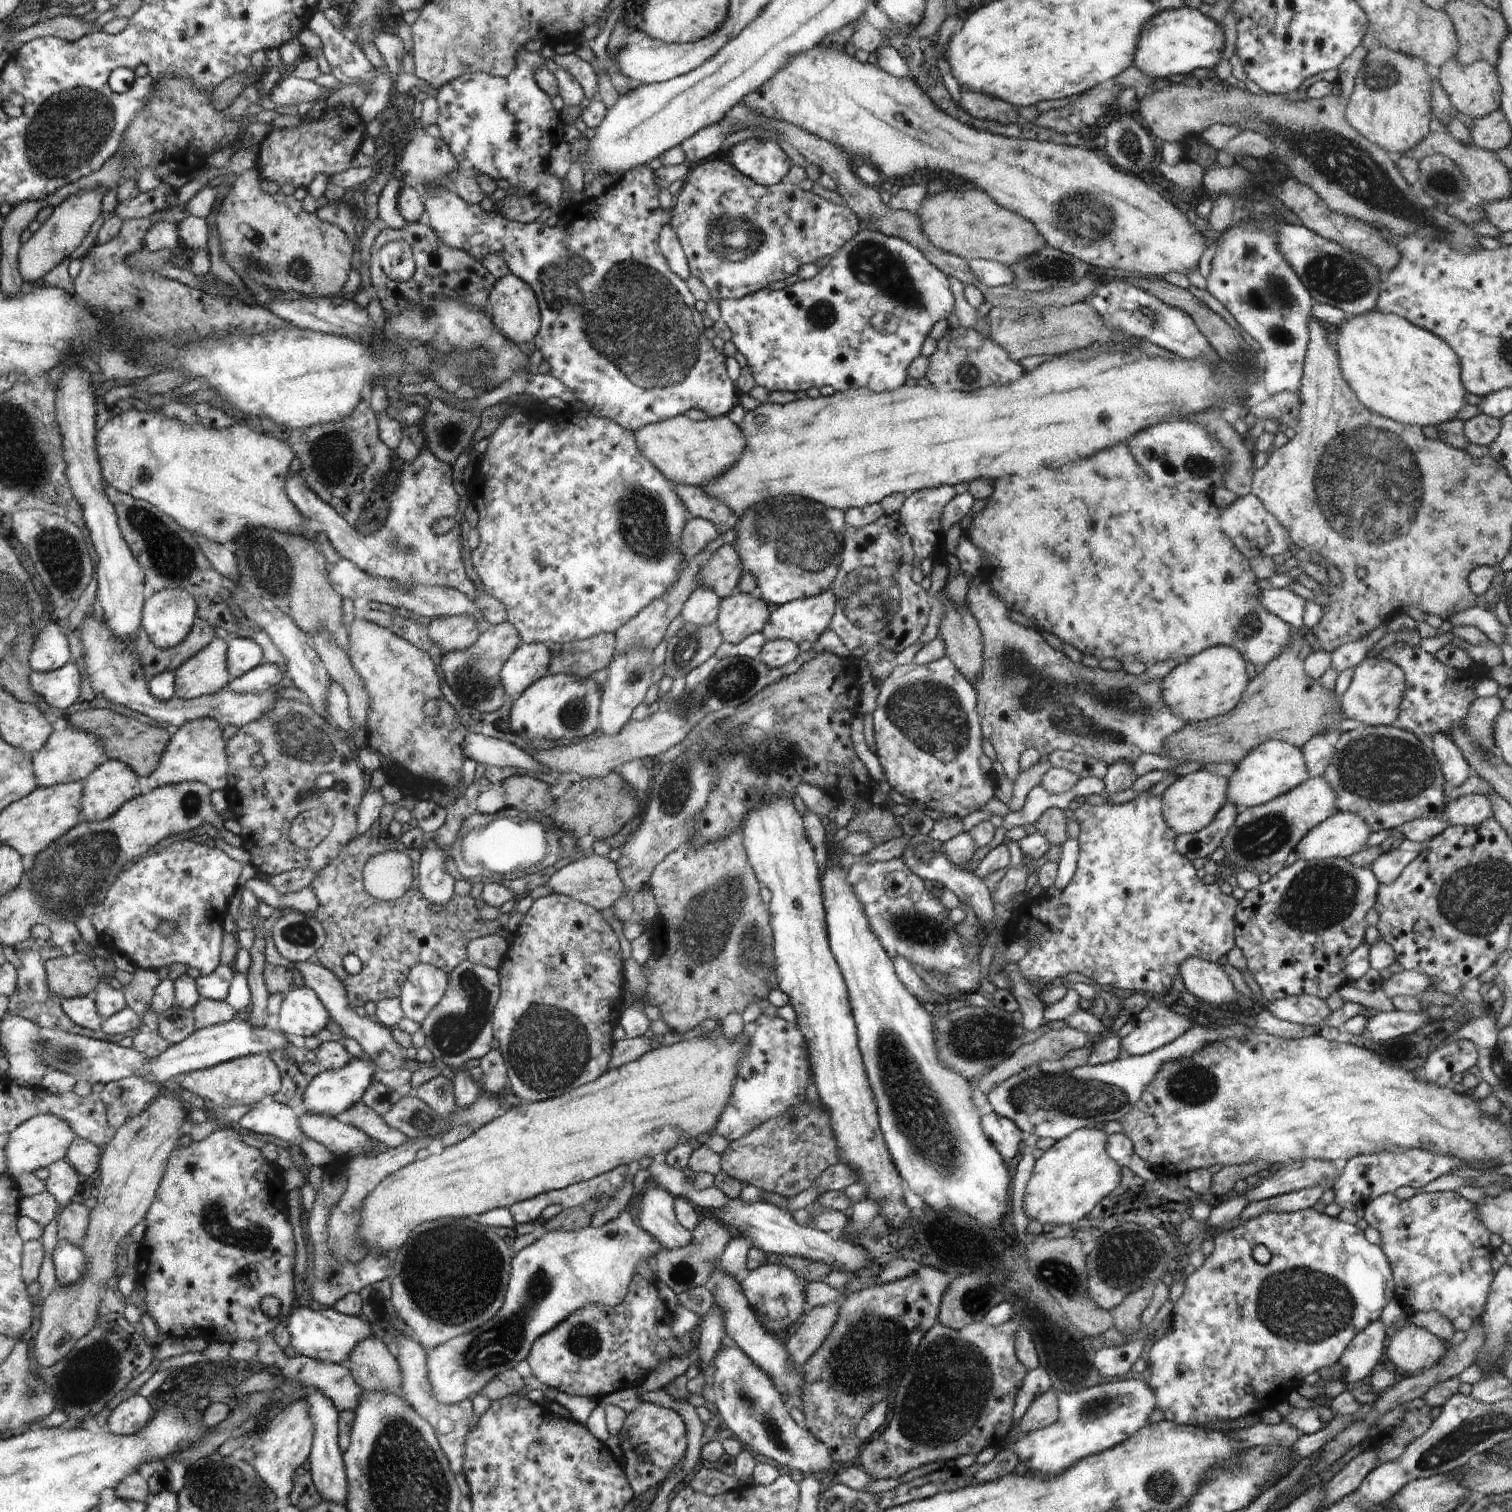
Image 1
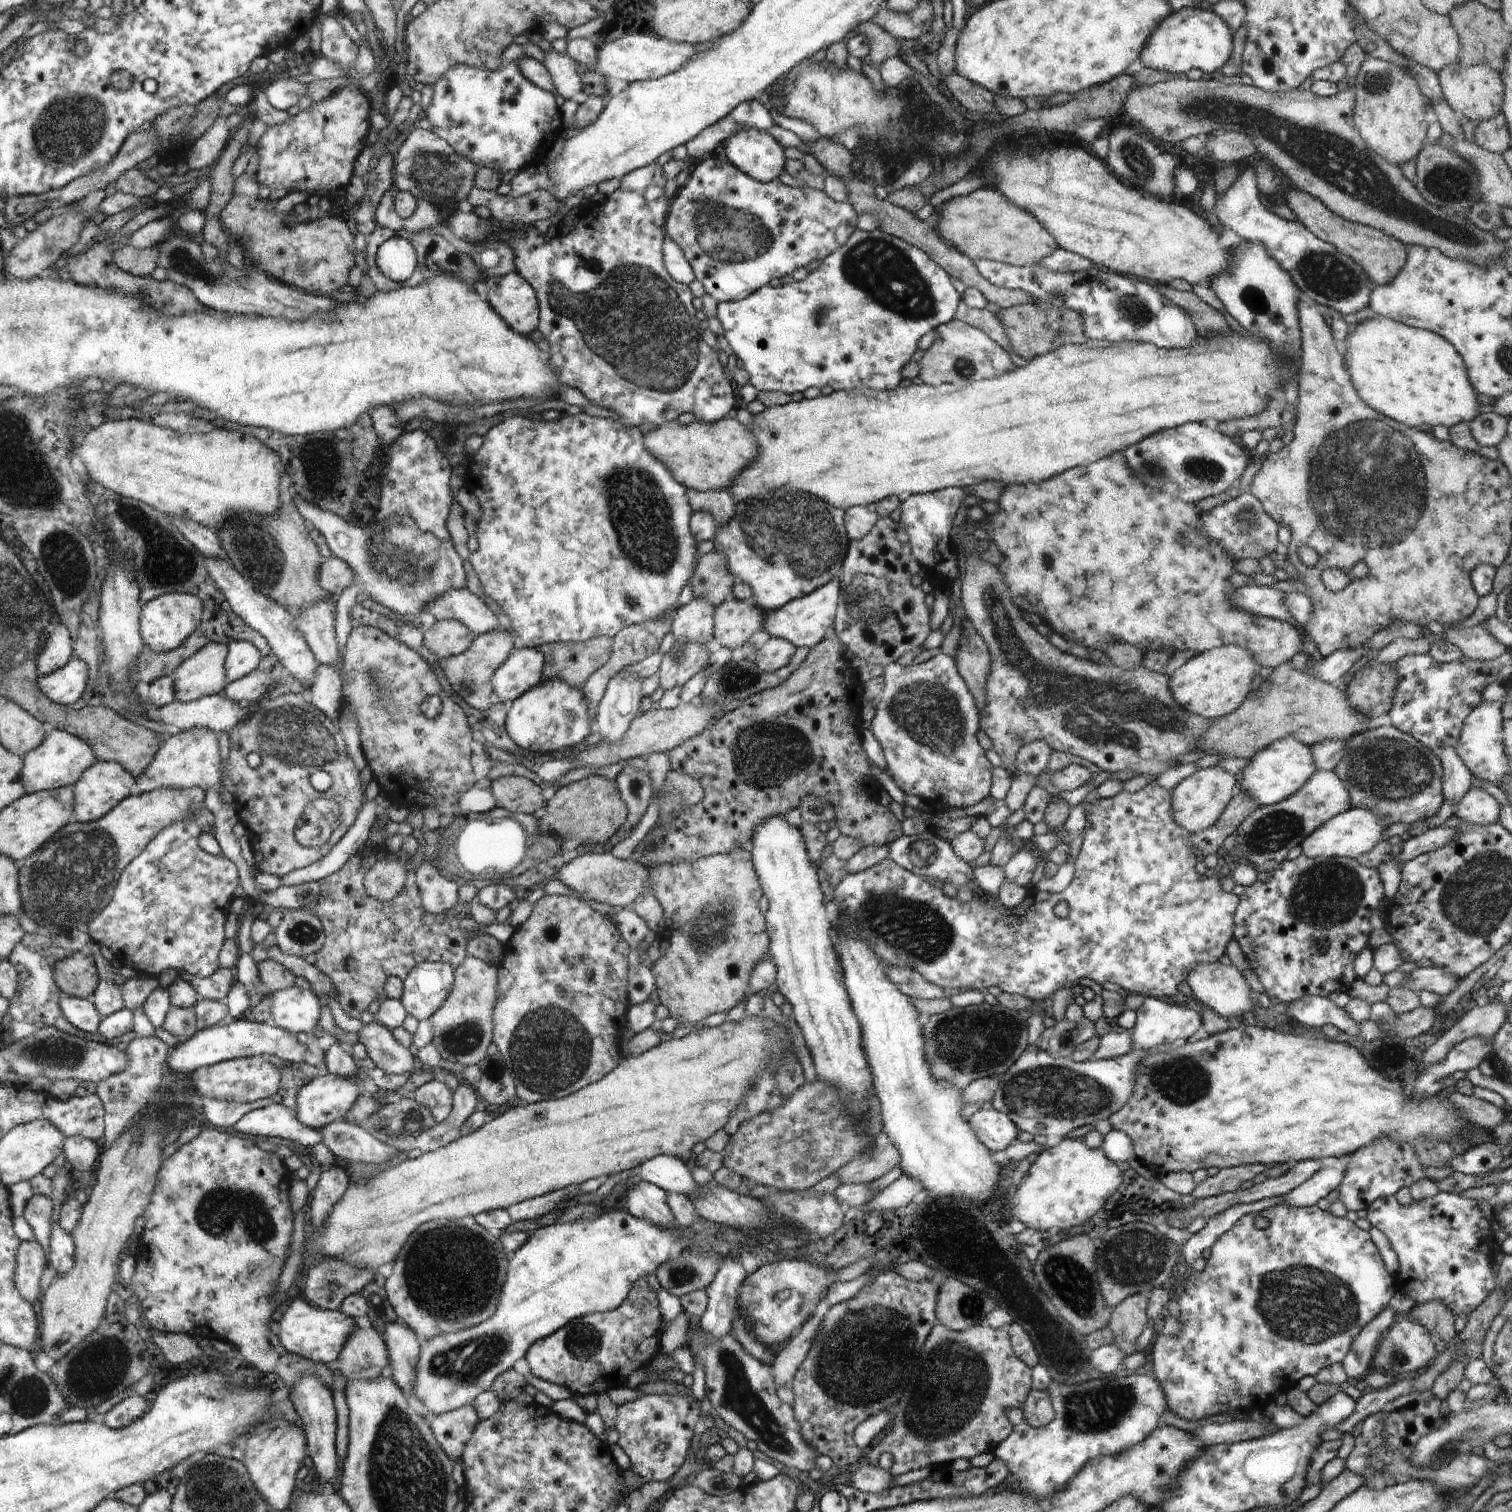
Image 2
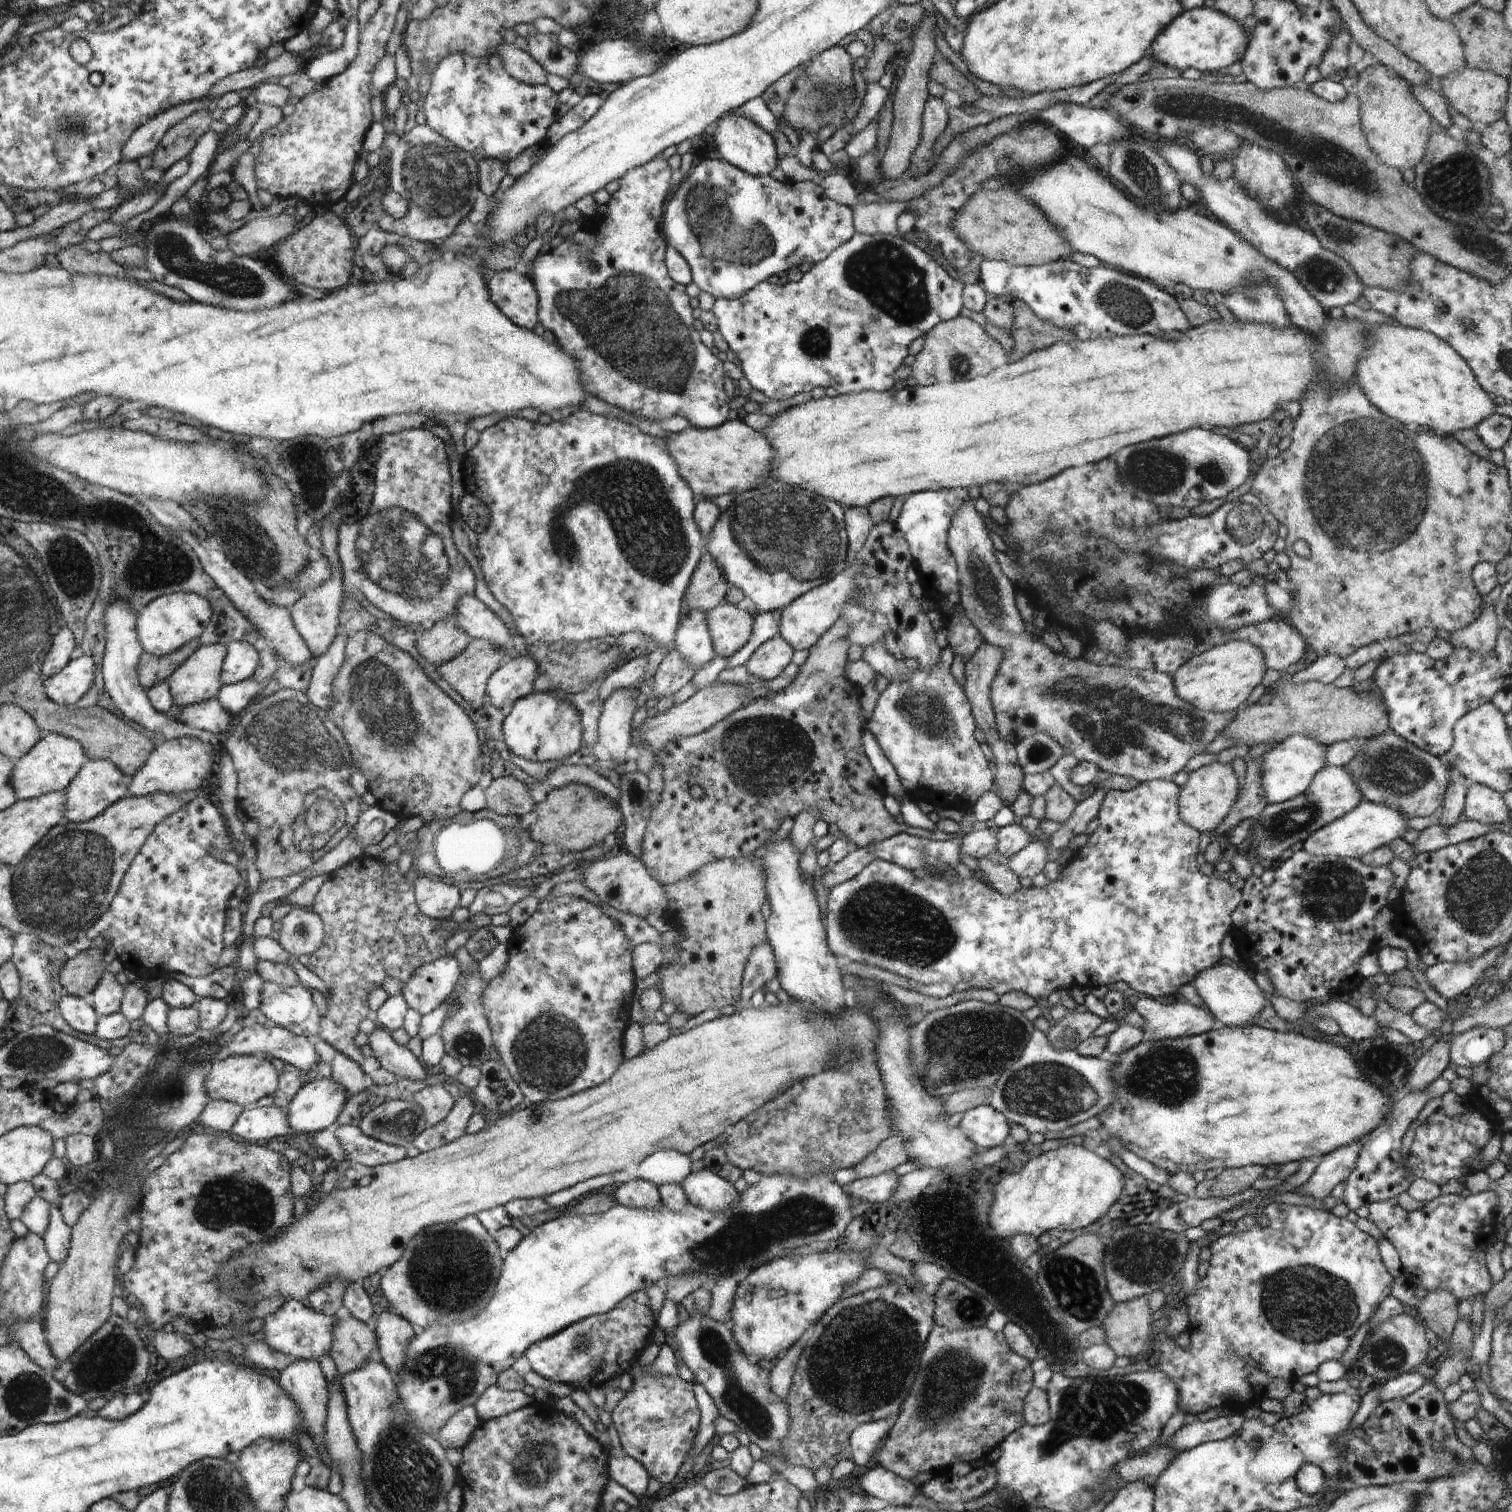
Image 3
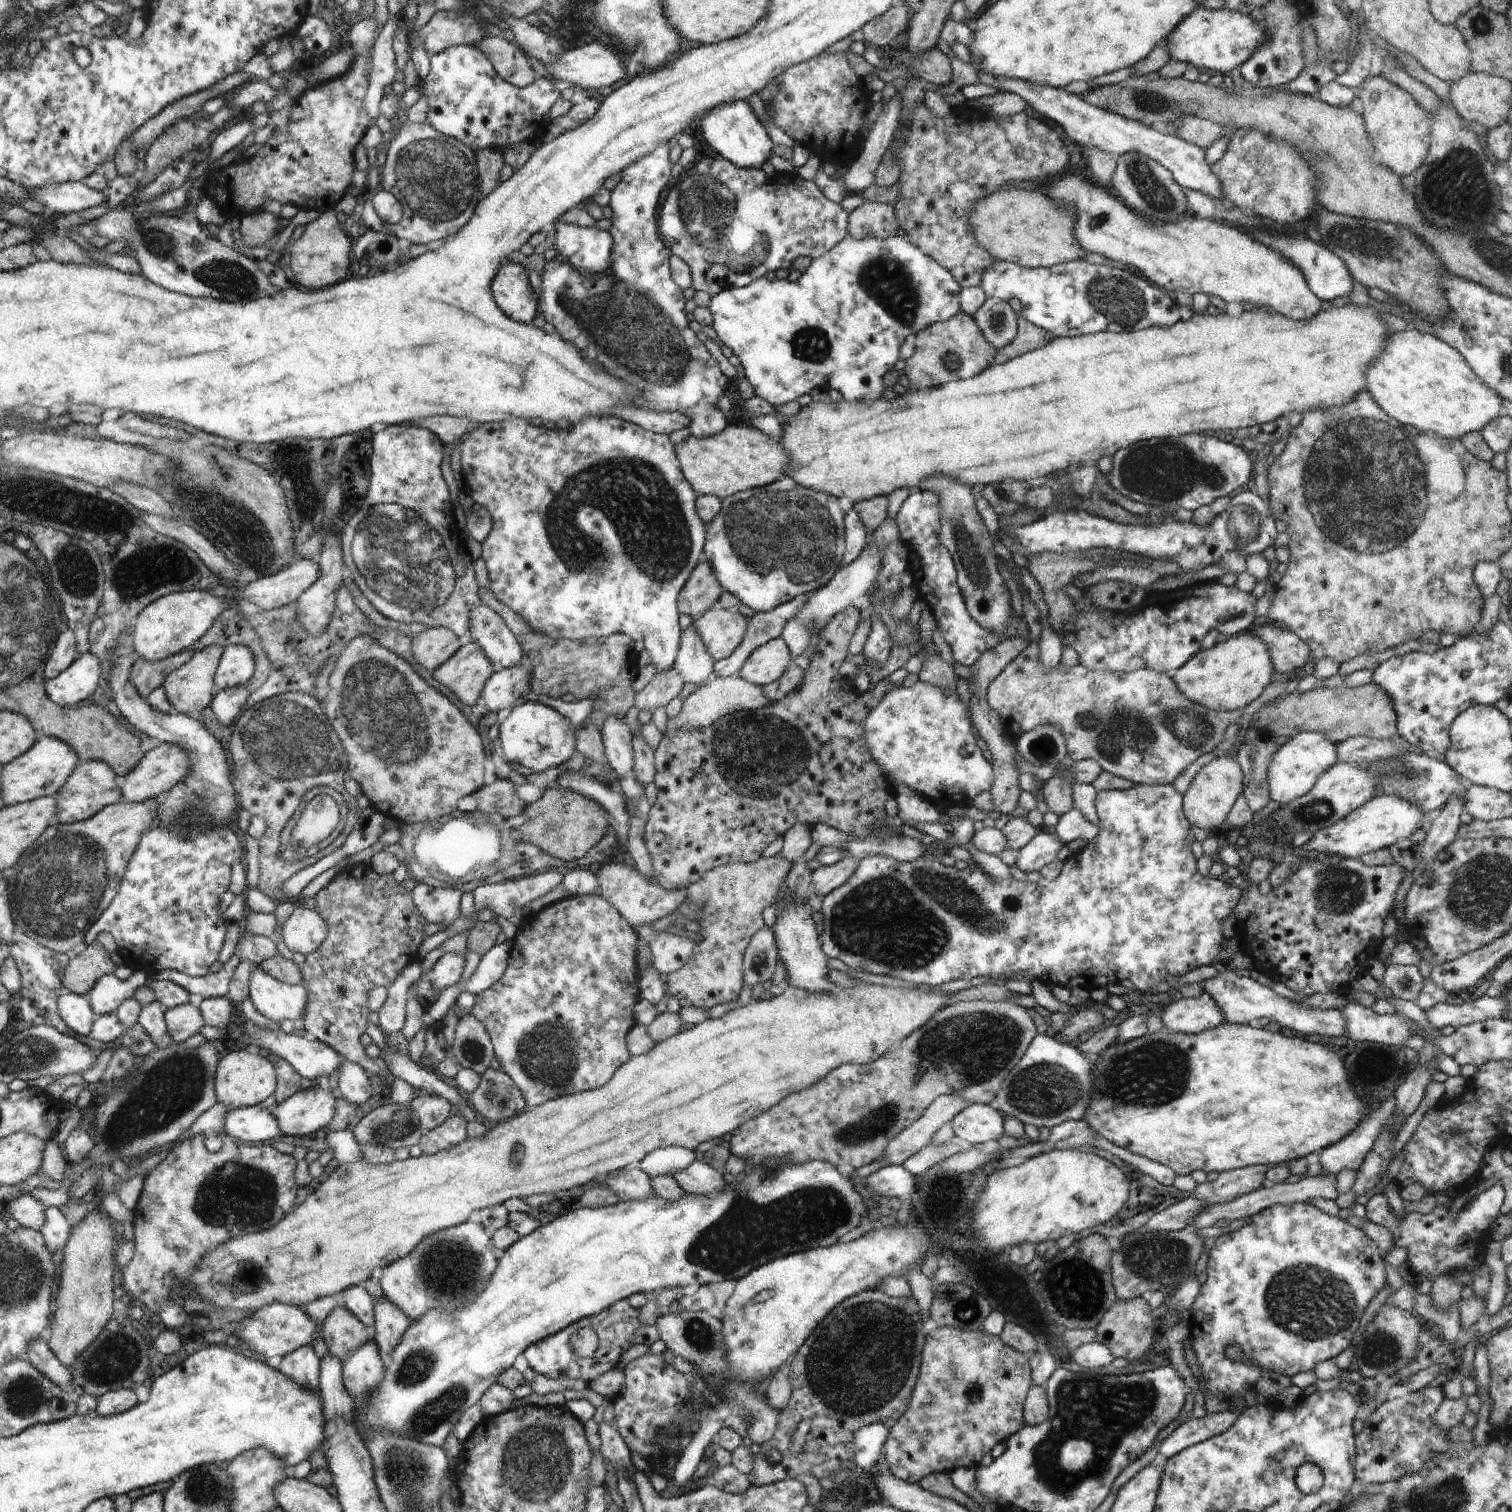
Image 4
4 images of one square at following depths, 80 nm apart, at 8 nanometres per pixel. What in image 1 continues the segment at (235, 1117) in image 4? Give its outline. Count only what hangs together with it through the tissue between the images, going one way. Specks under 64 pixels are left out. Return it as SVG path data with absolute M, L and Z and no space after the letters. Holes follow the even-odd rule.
M276 1100L257 1103L239 1120L236 1128L241 1127L292 1143L298 1138L307 1138L300 1128L298 1113Z

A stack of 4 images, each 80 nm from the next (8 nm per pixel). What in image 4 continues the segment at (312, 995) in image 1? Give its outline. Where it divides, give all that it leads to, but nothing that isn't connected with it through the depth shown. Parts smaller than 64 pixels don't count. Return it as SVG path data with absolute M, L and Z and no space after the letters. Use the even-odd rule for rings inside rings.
M255 966L249 980L249 997L255 1009L276 1025L282 1020L302 1019L307 1012L309 992L303 985L287 985Z

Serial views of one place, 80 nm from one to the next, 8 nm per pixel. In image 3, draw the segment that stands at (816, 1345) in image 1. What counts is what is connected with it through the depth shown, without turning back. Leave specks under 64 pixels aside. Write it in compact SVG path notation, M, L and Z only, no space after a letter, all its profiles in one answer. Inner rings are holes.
M803 1338L798 1343L794 1343L790 1349L784 1351L774 1363L769 1366L771 1389L780 1397L788 1394L793 1374L795 1371L795 1364L798 1362L800 1353L803 1351Z

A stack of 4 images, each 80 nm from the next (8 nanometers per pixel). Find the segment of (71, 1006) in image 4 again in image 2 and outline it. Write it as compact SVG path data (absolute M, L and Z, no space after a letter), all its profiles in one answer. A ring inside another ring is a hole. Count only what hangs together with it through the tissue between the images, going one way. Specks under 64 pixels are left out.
M63 994L61 1005L64 1014L77 1027L91 1033L99 1032L104 1016L92 999Z

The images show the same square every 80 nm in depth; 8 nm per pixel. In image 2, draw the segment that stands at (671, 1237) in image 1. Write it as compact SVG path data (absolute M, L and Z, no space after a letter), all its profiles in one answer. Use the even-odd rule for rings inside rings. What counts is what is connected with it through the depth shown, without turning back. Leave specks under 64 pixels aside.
M633 1181L620 1206L626 1204L628 1212L638 1218L662 1225L664 1229L674 1229L675 1216L667 1203L667 1192L646 1181Z

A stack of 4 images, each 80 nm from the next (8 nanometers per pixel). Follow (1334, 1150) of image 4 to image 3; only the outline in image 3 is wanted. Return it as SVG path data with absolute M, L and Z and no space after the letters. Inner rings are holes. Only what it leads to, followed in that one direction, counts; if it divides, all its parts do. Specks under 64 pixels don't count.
M1364 1139L1322 1156L1312 1176L1297 1193L1301 1196L1310 1196L1314 1200L1323 1200L1326 1196L1330 1196L1334 1186L1338 1186L1349 1172L1354 1170L1355 1162L1359 1157L1358 1151L1363 1142Z

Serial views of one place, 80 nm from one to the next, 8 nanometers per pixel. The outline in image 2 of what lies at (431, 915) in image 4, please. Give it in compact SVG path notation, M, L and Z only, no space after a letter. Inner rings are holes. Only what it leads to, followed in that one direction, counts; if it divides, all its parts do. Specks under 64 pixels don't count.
M428 855L414 875L423 907L432 914L445 913L458 902L458 883L442 876L436 864Z

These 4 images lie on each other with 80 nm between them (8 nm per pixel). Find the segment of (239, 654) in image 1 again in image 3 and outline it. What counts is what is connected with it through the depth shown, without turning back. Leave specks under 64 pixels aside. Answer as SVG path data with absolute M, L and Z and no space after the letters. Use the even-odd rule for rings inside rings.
M232 641L227 645L221 680L224 685L243 681L253 676L259 664L260 656L256 648L247 642Z

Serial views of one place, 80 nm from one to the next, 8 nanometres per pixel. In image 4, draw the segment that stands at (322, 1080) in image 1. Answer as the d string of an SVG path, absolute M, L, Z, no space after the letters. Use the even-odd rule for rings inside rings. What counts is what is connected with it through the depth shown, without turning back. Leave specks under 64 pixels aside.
M320 1086L310 1087L289 1096L279 1105L275 1104L271 1110L279 1120L282 1134L286 1136L309 1136L330 1124L336 1114L336 1099L332 1090L325 1090Z

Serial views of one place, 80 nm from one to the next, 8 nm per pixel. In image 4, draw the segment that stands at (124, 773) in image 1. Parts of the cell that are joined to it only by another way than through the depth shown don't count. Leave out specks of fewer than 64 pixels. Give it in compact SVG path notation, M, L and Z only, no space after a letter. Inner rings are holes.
M93 760L82 762L74 771L72 778L56 795L59 800L58 822L77 823L95 817L107 806L124 800L122 778L106 761Z

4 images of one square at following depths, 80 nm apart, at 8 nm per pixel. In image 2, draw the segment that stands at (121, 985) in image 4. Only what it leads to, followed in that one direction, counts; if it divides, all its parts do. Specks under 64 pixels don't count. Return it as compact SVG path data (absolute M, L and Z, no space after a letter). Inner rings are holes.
M92 937L88 947L88 951L96 958L96 966L100 970L100 984L92 996L92 1001L104 1017L109 1017L127 1008L123 987L114 982L112 965L115 965L117 961L106 960L100 951L99 943Z

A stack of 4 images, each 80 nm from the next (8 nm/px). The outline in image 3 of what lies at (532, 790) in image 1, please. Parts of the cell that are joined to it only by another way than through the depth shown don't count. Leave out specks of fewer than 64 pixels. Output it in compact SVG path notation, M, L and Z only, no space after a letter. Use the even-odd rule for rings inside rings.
M513 776L496 778L484 791L487 808L500 815L524 816L536 808L530 791L527 784Z

